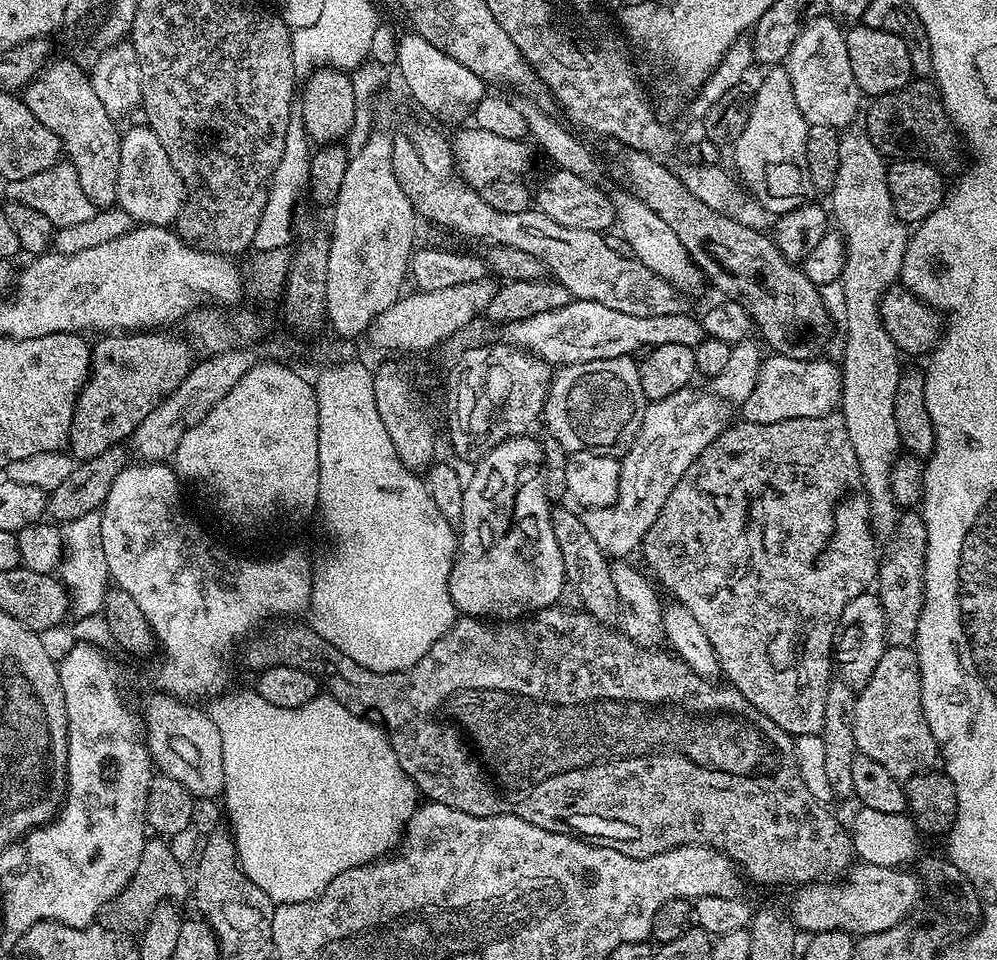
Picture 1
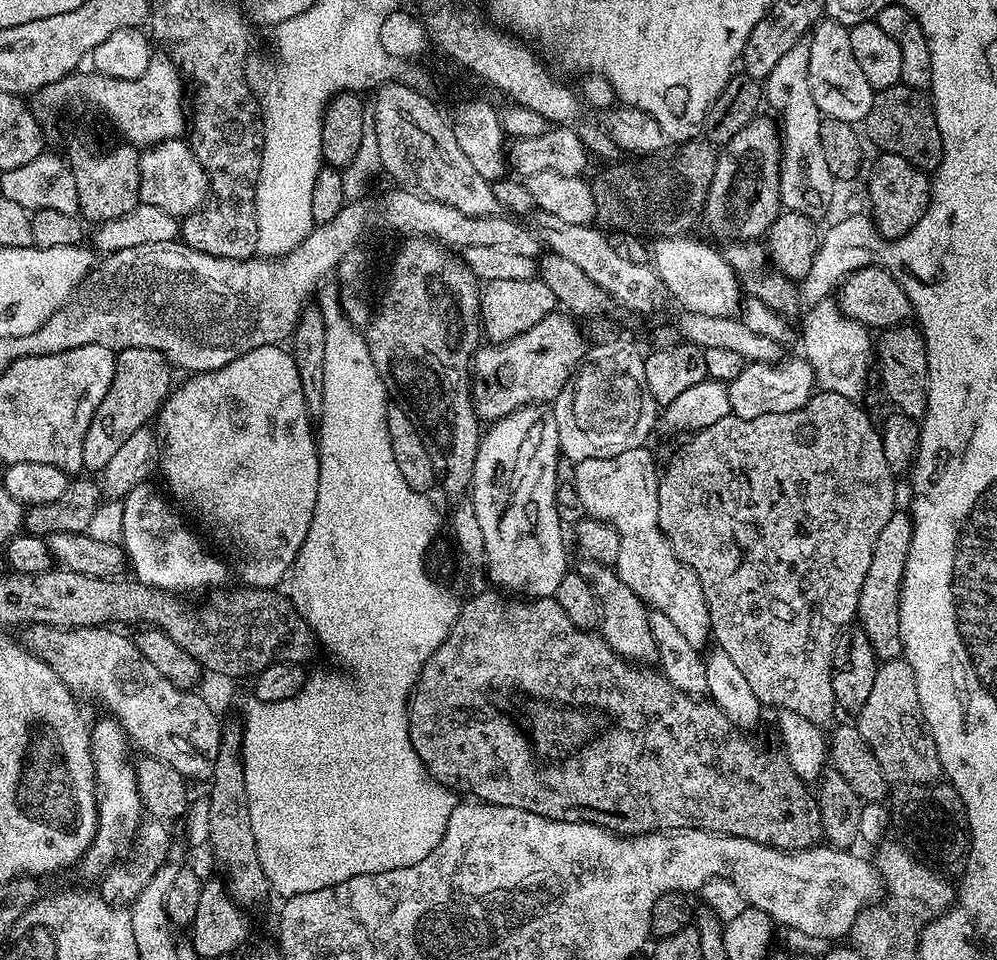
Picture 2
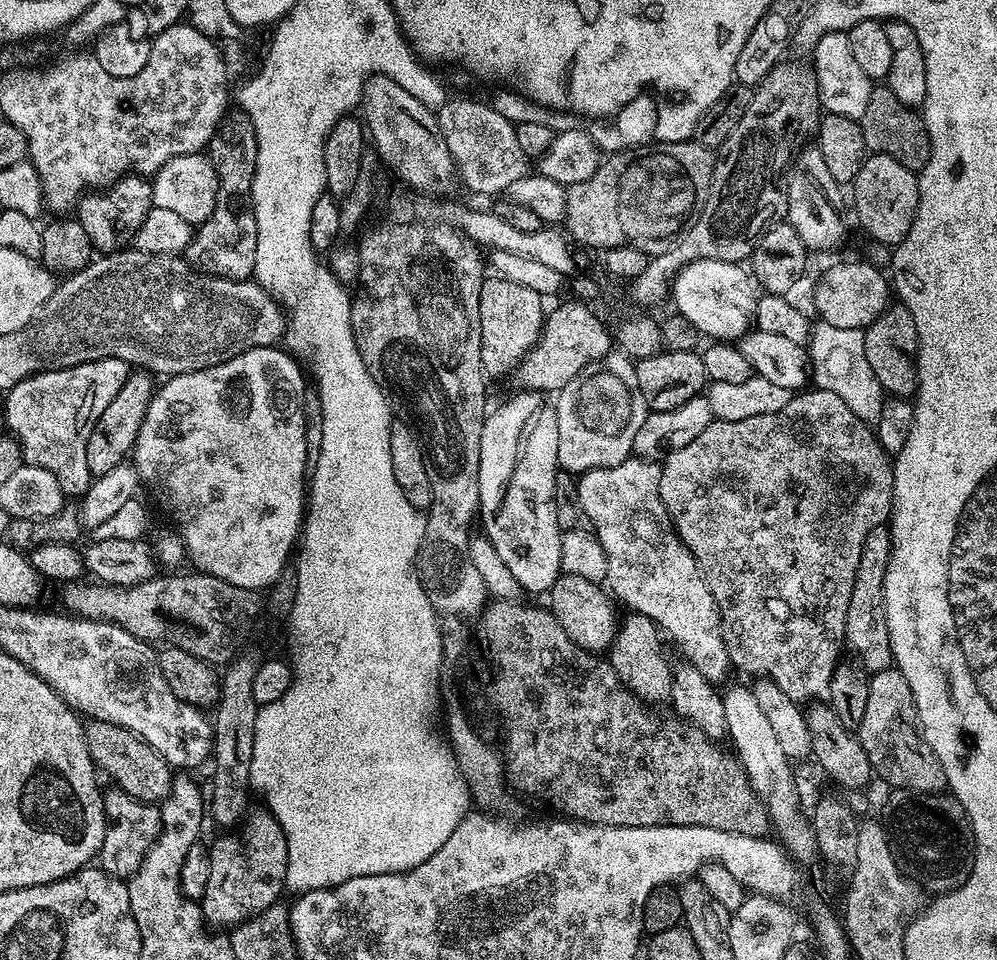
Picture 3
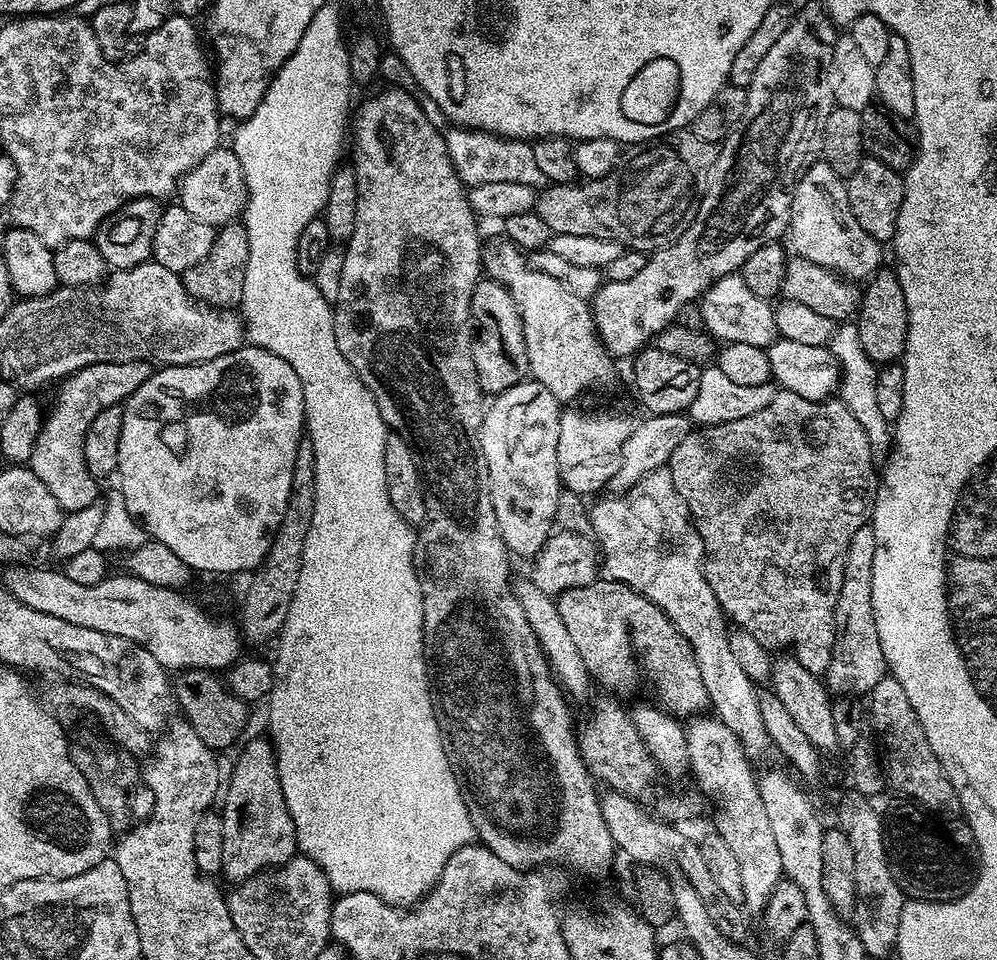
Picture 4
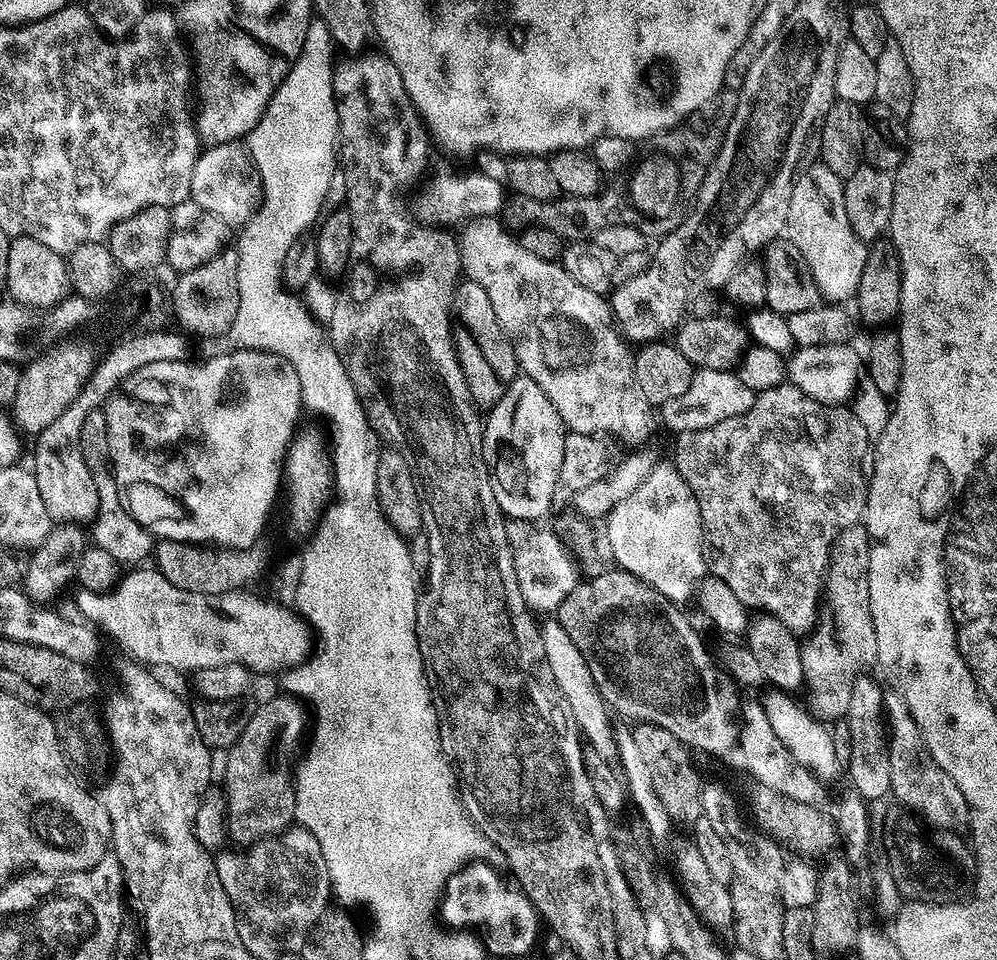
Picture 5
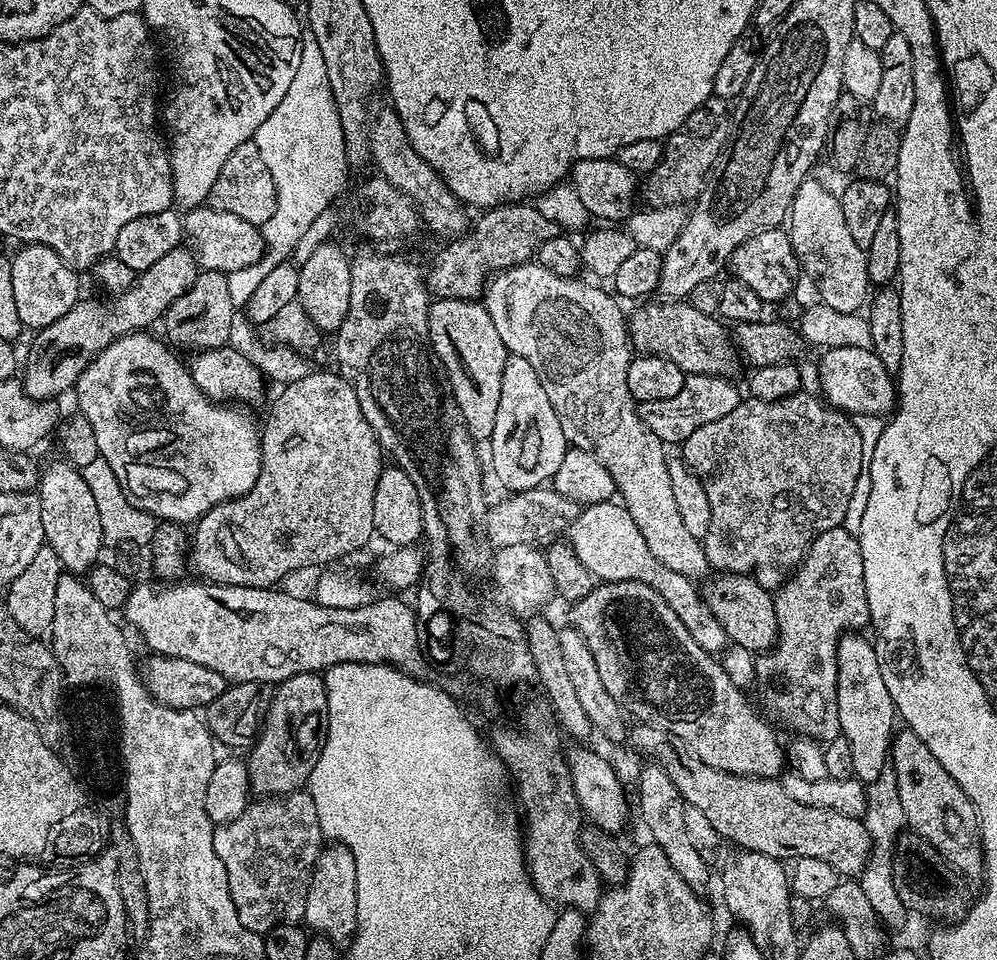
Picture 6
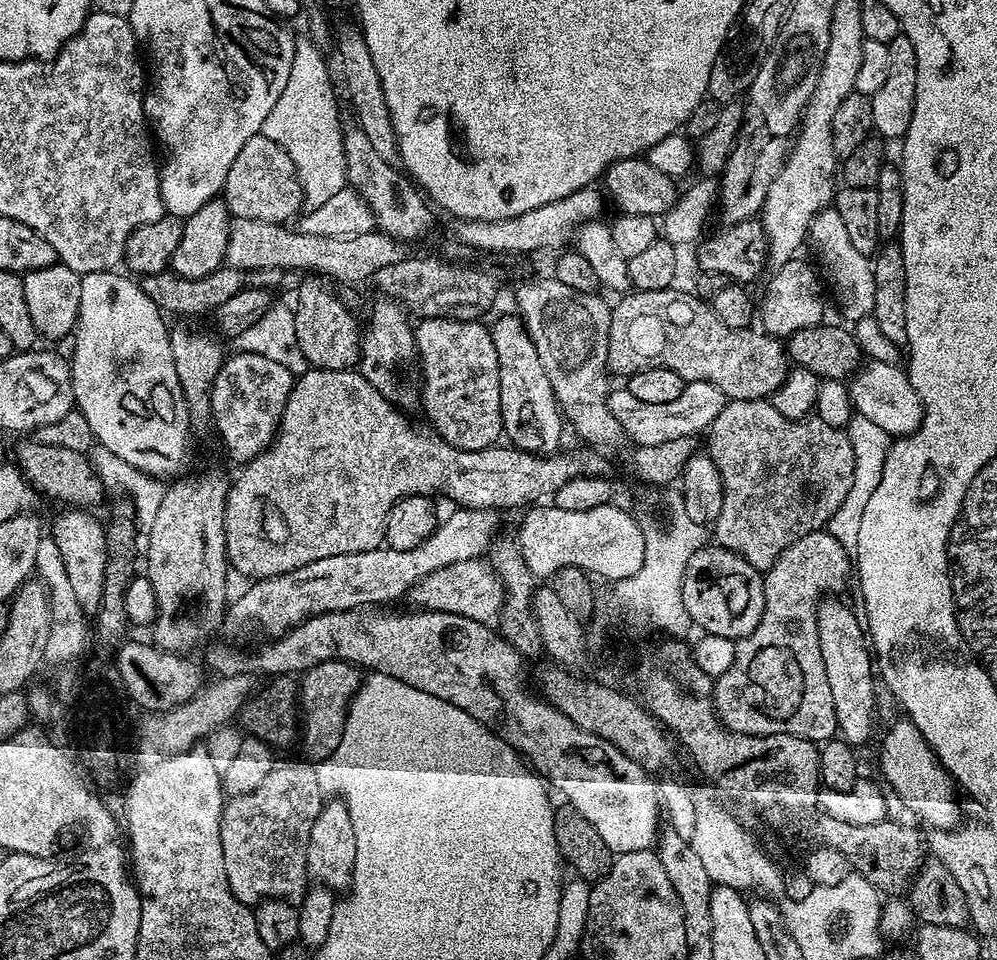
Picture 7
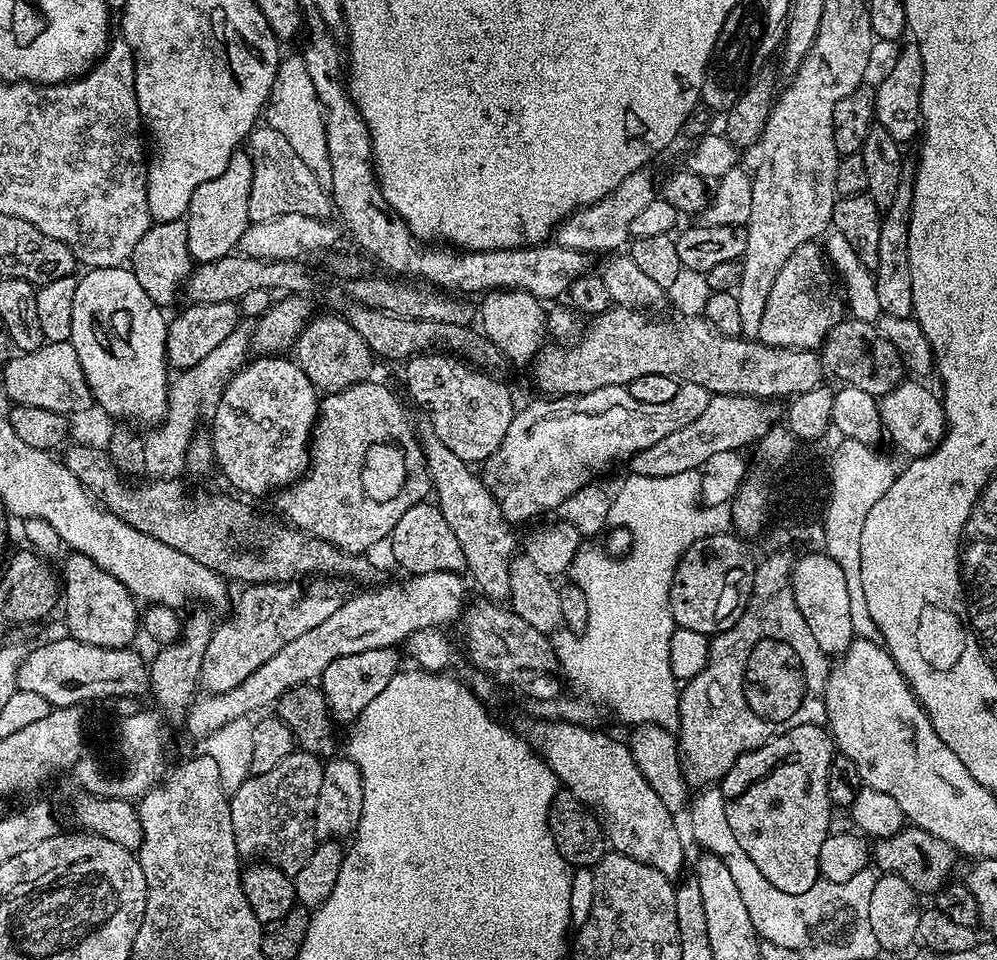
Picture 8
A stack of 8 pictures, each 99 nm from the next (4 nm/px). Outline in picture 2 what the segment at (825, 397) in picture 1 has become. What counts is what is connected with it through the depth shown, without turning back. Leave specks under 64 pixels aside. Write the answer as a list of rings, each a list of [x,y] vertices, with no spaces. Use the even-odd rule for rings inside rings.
[[[803,358],[787,360],[779,364],[745,363],[742,374],[726,386],[733,416],[753,420],[762,418],[762,414],[786,414],[798,410],[813,396],[817,382],[808,361]]]

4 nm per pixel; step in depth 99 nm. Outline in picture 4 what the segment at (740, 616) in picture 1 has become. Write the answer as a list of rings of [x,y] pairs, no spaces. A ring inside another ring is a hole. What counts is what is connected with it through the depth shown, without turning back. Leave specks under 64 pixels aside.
[[[780,390],[774,398],[770,398],[770,406],[750,414],[747,418],[734,418],[734,422],[700,426],[689,432],[686,438],[682,438],[678,450],[674,450],[666,465],[672,473],[672,481],[678,494],[684,499],[692,523],[696,525],[696,533],[704,543],[704,577],[710,582],[727,619],[739,631],[748,632],[769,650],[790,650],[791,656],[797,662],[806,670],[817,674],[827,673],[830,666],[832,647],[836,641],[836,603],[842,590],[844,559],[850,546],[850,538],[854,538],[854,534],[858,534],[858,530],[865,527],[872,518],[878,487],[878,464],[876,468],[872,461],[872,452],[874,445],[866,442],[866,430],[858,426],[854,414],[846,410],[841,400],[807,400],[793,392]]]

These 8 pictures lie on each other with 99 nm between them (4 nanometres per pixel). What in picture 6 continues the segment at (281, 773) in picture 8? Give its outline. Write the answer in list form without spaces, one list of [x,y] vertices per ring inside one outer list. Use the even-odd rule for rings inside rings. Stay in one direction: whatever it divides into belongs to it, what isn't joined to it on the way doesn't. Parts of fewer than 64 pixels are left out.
[[[301,790],[288,796],[253,799],[234,822],[217,824],[212,833],[214,854],[226,866],[230,898],[234,898],[234,910],[238,910],[242,926],[266,934],[271,928],[300,924],[306,910],[306,894],[312,885],[312,871],[325,843],[311,794]]]

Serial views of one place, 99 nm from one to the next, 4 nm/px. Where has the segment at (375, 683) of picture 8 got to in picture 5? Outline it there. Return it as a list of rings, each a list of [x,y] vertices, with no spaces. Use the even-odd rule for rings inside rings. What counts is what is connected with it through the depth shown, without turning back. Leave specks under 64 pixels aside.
[[[279,695],[253,711],[246,730],[242,730],[242,734],[226,752],[228,761],[224,764],[222,787],[228,797],[228,835],[233,841],[252,842],[278,834],[293,823],[296,814],[296,774],[292,767],[297,763],[298,753],[305,739],[304,708],[295,695]]]

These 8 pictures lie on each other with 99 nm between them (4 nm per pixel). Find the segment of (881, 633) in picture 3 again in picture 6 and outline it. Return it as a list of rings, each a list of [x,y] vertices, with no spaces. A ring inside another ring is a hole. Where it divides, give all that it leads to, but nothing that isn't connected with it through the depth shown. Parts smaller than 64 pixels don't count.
[[[841,526],[819,532],[804,554],[804,560],[796,567],[781,588],[775,589],[776,643],[756,660],[756,675],[764,683],[764,700],[768,708],[788,728],[801,737],[817,742],[838,738],[838,658],[836,643],[849,630],[869,627],[872,615],[866,598],[866,578],[862,566],[862,546],[857,533]]]

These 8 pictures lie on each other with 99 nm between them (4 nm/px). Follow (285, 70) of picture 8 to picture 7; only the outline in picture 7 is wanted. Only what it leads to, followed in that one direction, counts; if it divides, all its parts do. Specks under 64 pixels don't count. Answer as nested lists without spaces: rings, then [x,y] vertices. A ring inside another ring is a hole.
[[[300,34],[296,36],[294,62],[290,65],[290,79],[274,102],[274,110],[266,117],[262,135],[280,144],[282,150],[294,162],[296,176],[304,188],[304,198],[309,209],[334,198],[348,182],[344,157],[344,128],[340,124],[340,112],[336,109],[336,94],[328,78],[321,47]]]

